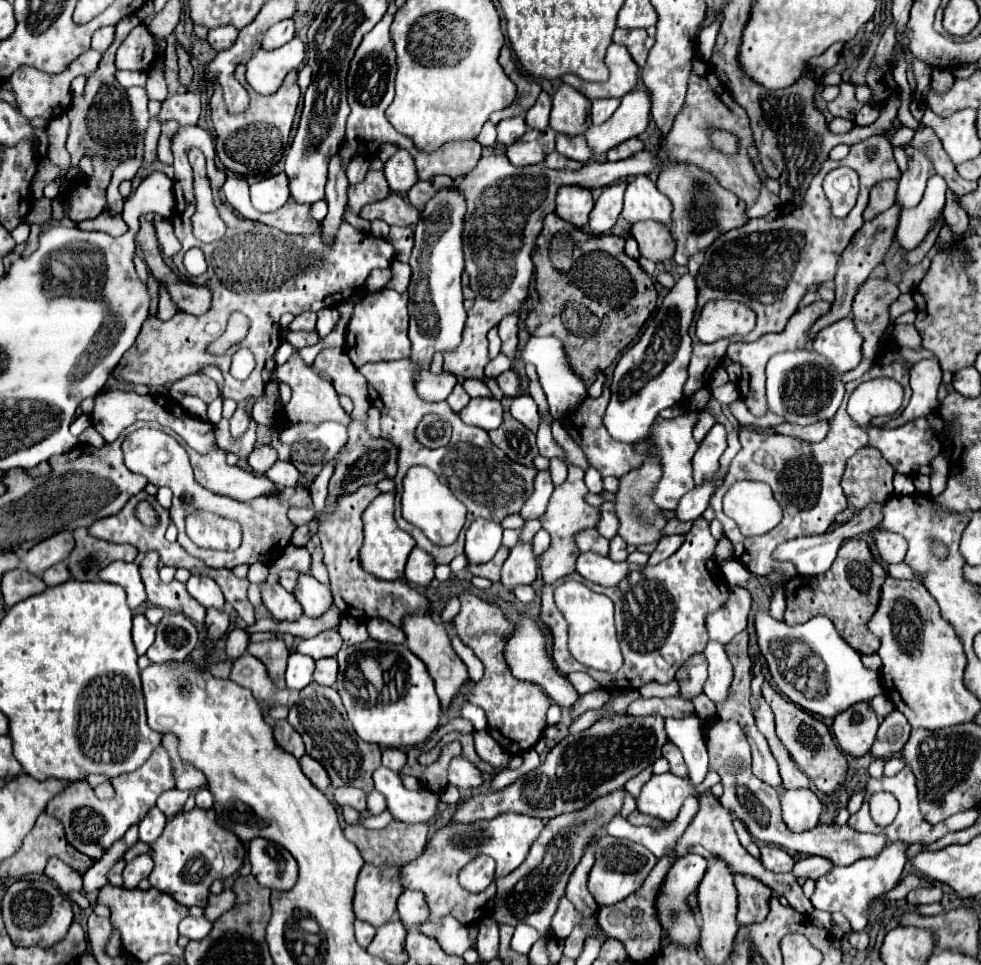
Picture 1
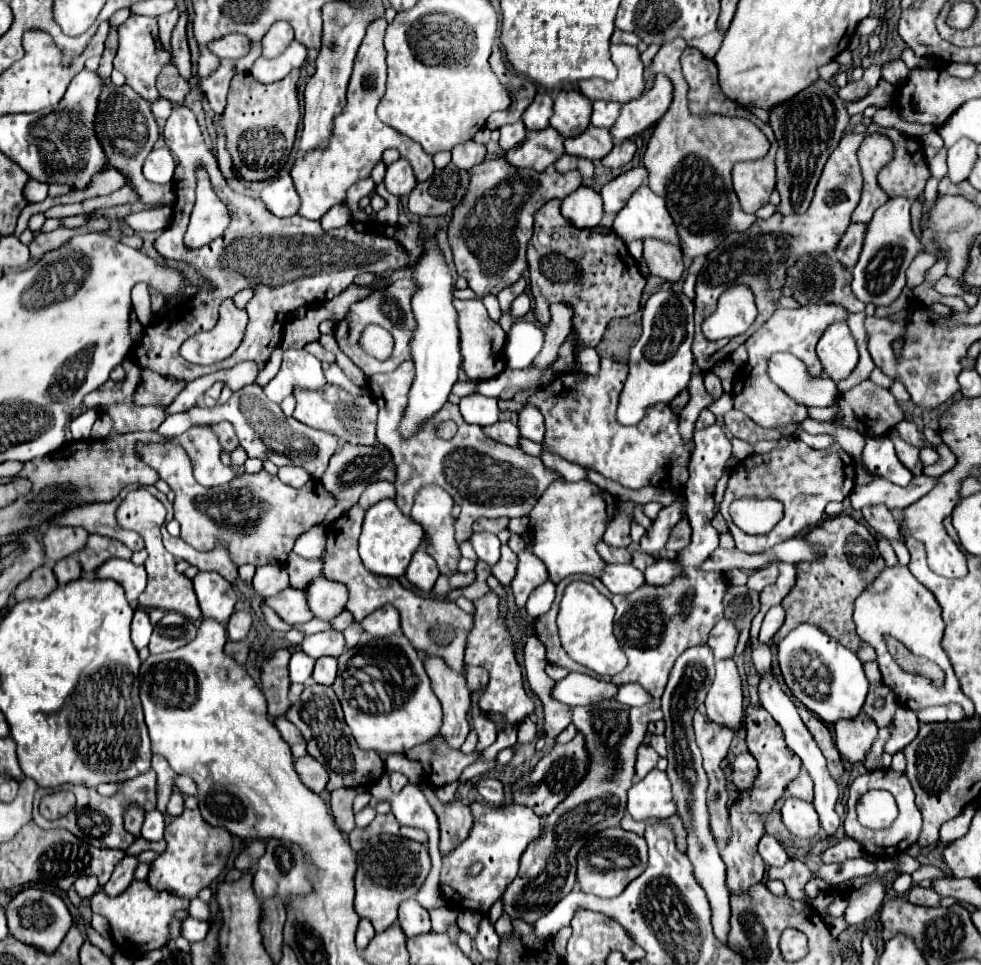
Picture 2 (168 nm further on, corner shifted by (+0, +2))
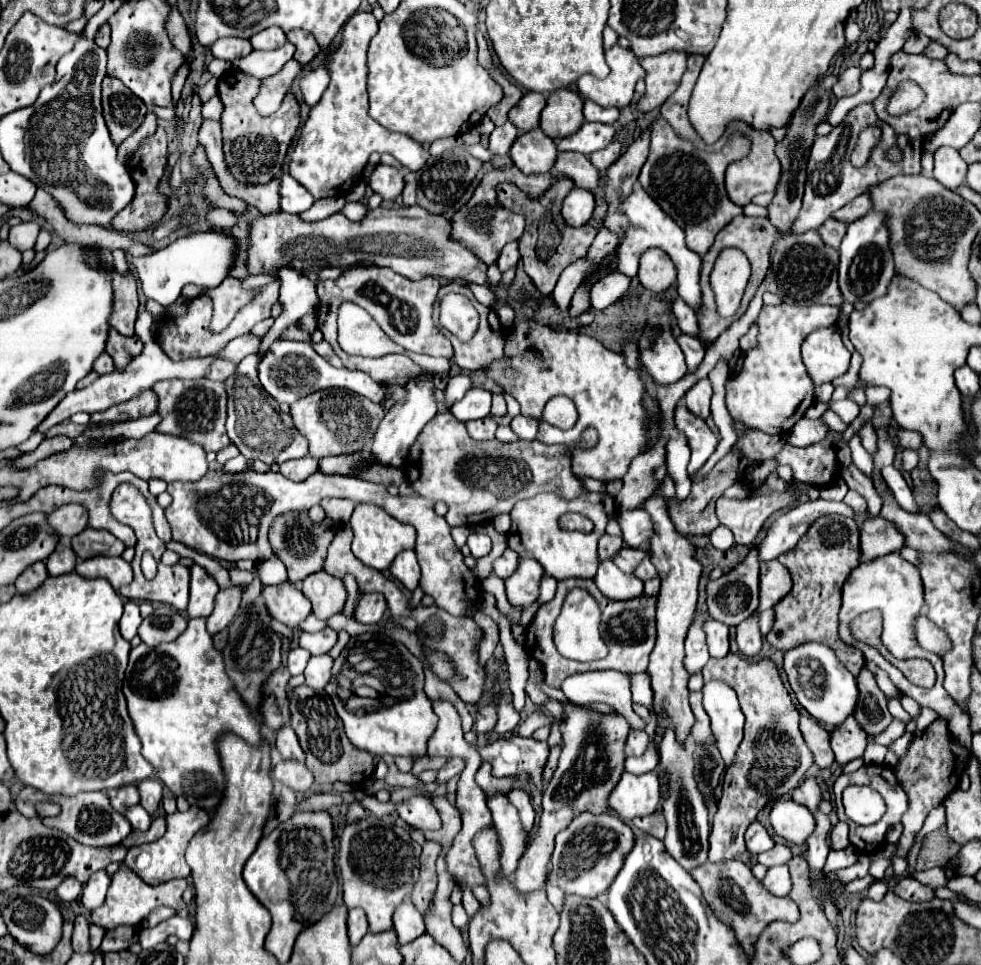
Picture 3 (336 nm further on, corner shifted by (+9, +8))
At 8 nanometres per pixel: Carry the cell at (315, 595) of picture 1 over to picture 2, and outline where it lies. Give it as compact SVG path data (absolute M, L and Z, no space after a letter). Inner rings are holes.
M316 577L308 587L308 607L314 613L314 617L322 621L334 619L338 613L344 611L344 605L348 601L348 591L342 583L330 581L326 577Z

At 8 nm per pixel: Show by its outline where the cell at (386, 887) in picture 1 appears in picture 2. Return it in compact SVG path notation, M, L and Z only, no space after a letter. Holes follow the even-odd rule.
M382 835L370 839L362 851L356 855L358 859L358 871L356 871L356 913L364 919L368 919L376 933L382 933L388 929L396 917L398 917L398 905L400 901L414 897L424 883L428 871L430 871L430 857L428 857L428 845L416 843L406 837L394 837L394 835Z

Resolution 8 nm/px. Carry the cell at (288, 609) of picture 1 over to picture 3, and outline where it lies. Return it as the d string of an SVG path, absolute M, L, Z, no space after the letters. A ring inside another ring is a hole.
M291 583L265 587L263 599L265 599L267 609L273 615L273 619L281 621L283 625L287 625L291 629L295 629L311 613L311 603Z

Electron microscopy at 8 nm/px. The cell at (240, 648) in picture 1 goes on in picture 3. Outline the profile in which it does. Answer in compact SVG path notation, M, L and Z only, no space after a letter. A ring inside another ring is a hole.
M231 585L217 593L213 613L207 617L207 631L211 635L223 631L231 623L231 619L237 615L239 603L241 603L241 593L243 593L241 585Z

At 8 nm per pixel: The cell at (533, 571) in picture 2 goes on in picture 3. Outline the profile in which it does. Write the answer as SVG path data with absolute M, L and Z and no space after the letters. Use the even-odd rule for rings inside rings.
M523 559L517 571L505 579L507 599L513 607L529 607L537 601L543 567L535 559Z

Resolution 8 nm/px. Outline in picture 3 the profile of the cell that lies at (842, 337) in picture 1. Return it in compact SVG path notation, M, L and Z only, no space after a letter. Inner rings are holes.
M835 327L817 329L803 341L803 363L813 385L831 383L849 369L851 353L845 349Z

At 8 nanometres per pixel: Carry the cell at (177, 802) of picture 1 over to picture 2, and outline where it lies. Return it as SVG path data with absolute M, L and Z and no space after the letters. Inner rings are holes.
M176 789L176 791L170 795L170 801L168 801L168 805L166 805L166 813L172 815L172 817L178 817L178 815L182 815L182 811L184 811L184 797L182 797L182 793Z

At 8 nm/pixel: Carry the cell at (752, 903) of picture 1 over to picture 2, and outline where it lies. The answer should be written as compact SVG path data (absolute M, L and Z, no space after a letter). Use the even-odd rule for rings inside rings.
M748 707L746 709L746 741L748 741L748 751L756 757L760 775L754 783L754 787L746 793L740 793L738 801L730 807L730 827L732 827L732 837L728 845L722 849L722 861L726 863L726 883L728 889L738 895L742 891L748 891L752 885L758 885L764 877L766 865L762 857L756 851L756 845L760 837L764 835L764 819L768 811L774 807L774 803L784 795L784 789L788 783L800 773L800 761L798 755L794 755L782 737L782 729L778 729L778 723L766 713L762 707Z

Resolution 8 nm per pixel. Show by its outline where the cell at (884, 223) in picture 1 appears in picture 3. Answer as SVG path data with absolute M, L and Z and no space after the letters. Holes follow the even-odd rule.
M827 219L817 233L821 235L821 239L823 239L827 245L839 249L839 243L841 243L841 239L843 239L843 235L845 235L845 229L847 229L845 223L841 223L841 221L837 221L837 219Z

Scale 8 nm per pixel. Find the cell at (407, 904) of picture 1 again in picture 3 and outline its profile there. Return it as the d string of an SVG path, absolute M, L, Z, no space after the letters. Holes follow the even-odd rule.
M405 901L403 905L397 907L397 911L393 915L393 923L395 923L395 931L397 931L401 945L405 945L425 933L423 915L415 909L415 905L411 901Z

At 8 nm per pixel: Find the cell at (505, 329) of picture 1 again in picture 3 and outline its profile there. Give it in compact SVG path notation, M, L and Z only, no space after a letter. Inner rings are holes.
M513 241L513 243L507 243L507 245L503 247L503 251L501 251L499 259L497 259L497 265L499 265L501 273L505 273L505 271L509 269L509 267L517 265L517 261L519 261L519 251L517 251L517 241Z

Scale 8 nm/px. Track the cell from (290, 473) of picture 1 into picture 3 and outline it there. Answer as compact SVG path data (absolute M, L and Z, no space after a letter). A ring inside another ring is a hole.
M301 457L281 463L281 473L291 481L305 481L309 475L319 471L319 461L313 457Z

